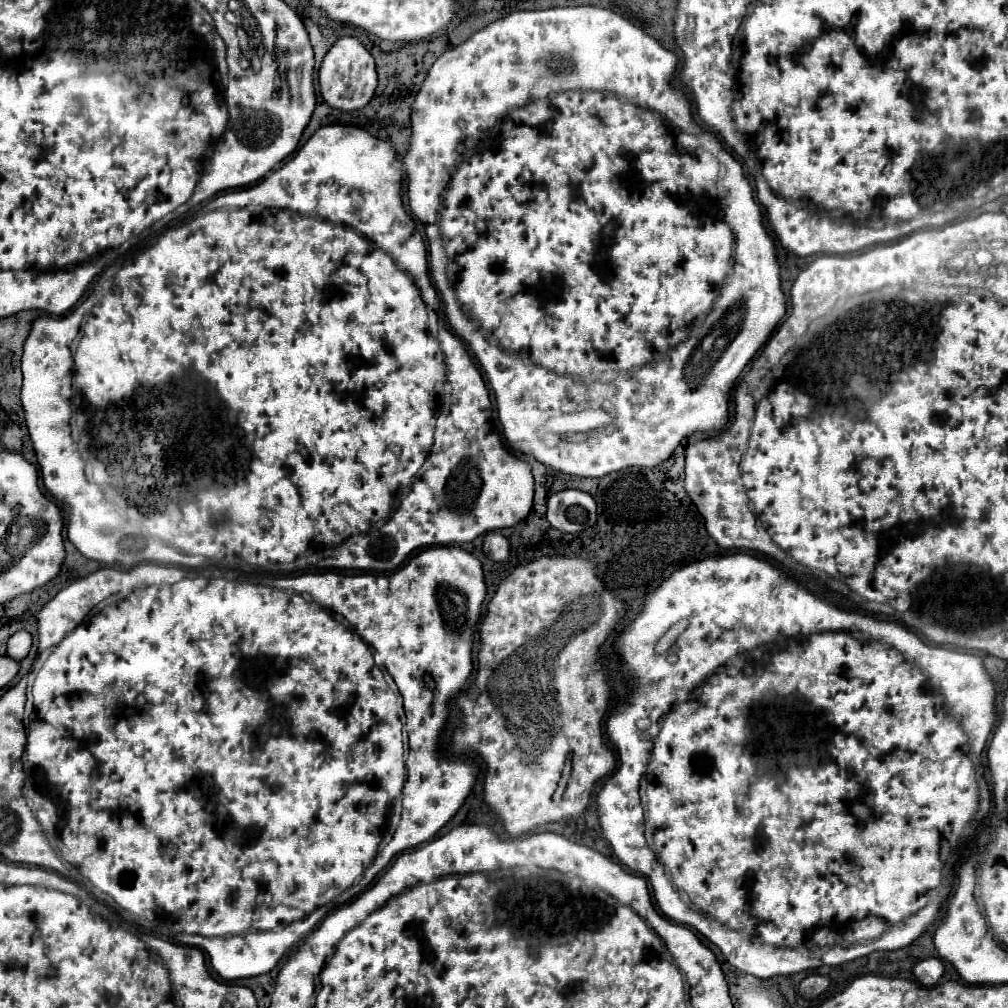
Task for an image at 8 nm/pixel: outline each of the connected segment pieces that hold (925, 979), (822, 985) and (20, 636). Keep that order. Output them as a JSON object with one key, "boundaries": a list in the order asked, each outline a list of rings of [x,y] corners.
{"boundaries":[[[[929,957],[929,959],[923,959],[919,961],[915,967],[913,967],[913,975],[915,979],[925,985],[925,987],[931,987],[939,981],[939,977],[943,975],[943,963],[937,959],[937,957]]],[[[807,975],[801,983],[799,983],[799,993],[805,997],[805,999],[815,999],[819,997],[825,989],[829,987],[829,979],[823,977],[823,975]]],[[[17,631],[13,637],[7,641],[7,653],[15,661],[21,661],[31,649],[31,635],[27,631]]]]}

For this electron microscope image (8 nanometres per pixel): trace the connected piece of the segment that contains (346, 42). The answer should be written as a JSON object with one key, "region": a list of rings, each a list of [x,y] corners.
{"region":[[[341,37],[325,55],[321,69],[319,69],[319,85],[321,95],[325,103],[329,103],[335,109],[343,111],[355,111],[365,107],[377,87],[377,73],[375,73],[375,61],[371,53],[361,45],[355,37]]]}

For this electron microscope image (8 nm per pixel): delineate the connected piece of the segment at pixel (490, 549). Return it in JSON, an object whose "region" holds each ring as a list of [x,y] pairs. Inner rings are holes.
{"region":[[[491,531],[483,537],[483,551],[493,561],[505,561],[509,557],[509,541],[501,533]]]}

